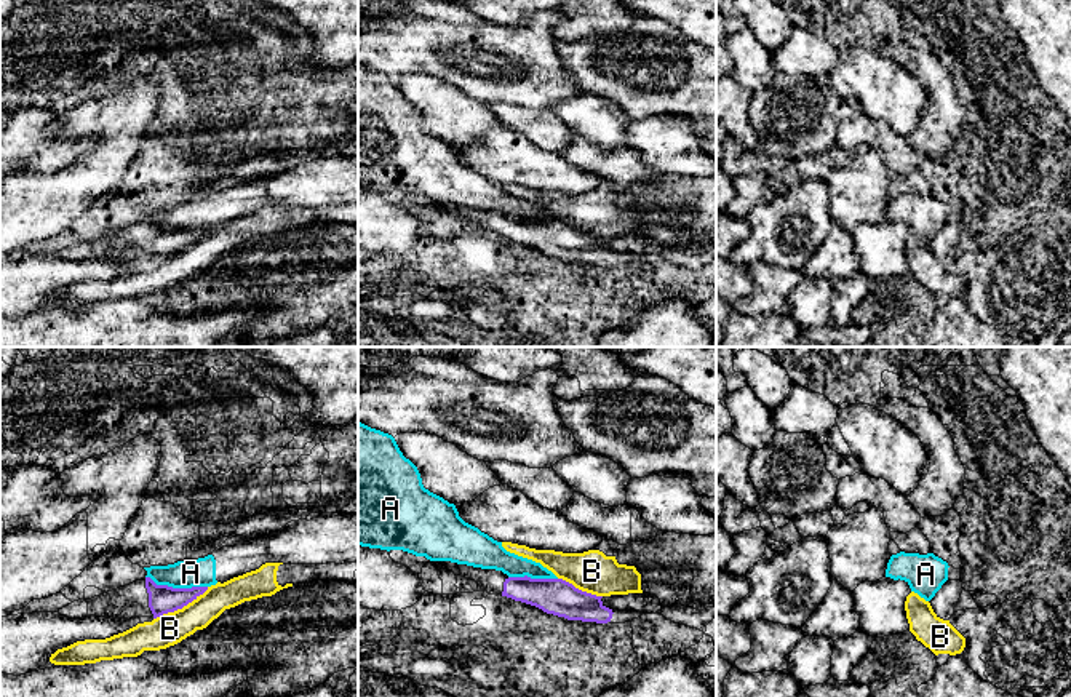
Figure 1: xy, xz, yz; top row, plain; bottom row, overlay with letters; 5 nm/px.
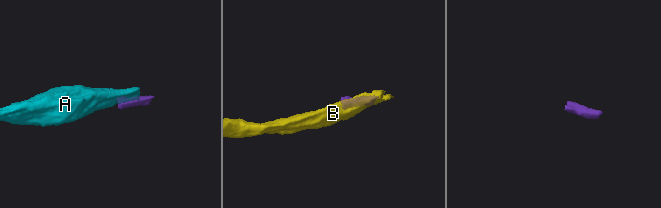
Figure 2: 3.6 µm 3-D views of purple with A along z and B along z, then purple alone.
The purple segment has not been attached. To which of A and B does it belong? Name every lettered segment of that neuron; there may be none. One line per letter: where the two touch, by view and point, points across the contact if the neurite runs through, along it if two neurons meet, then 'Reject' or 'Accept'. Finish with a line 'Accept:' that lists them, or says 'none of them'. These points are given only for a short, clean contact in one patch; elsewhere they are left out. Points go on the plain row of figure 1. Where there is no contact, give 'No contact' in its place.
A: Touches purple at xy (176, 231). Boundary: xy (146, 218), (157, 226), (173, 229), (207, 229). Reject
B: Touches purple at xy (181, 250). Reject
Accept: none of them

